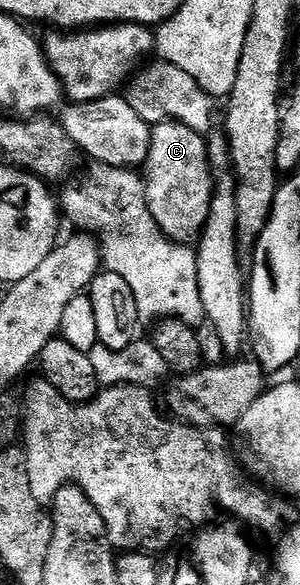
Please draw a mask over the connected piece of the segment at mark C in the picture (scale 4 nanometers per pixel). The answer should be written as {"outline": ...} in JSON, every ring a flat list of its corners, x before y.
{"outline":[[180,123,154,124,141,174,153,221,157,221,157,225,174,243,187,245,198,240,209,217,213,190,213,168,207,158,207,139,200,132]]}

